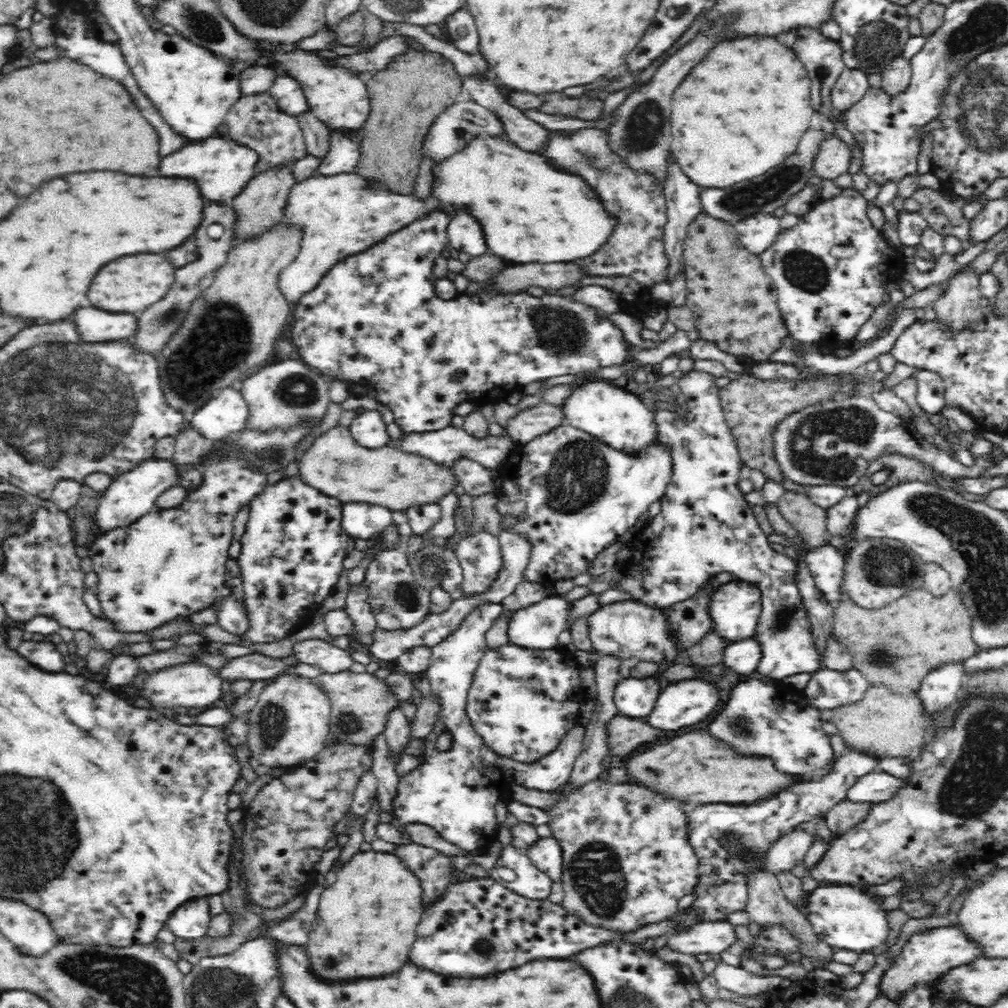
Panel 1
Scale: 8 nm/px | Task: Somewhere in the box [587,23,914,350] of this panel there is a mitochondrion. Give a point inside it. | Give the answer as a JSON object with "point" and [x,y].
{"point":[748,198]}

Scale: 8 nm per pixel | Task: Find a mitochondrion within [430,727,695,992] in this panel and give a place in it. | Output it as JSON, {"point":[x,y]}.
{"point":[597,873]}

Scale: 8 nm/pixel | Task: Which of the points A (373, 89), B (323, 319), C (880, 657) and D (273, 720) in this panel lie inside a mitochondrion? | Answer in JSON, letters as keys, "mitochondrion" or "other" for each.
{"A":"other","B":"other","C":"mitochondrion","D":"mitochondrion"}

